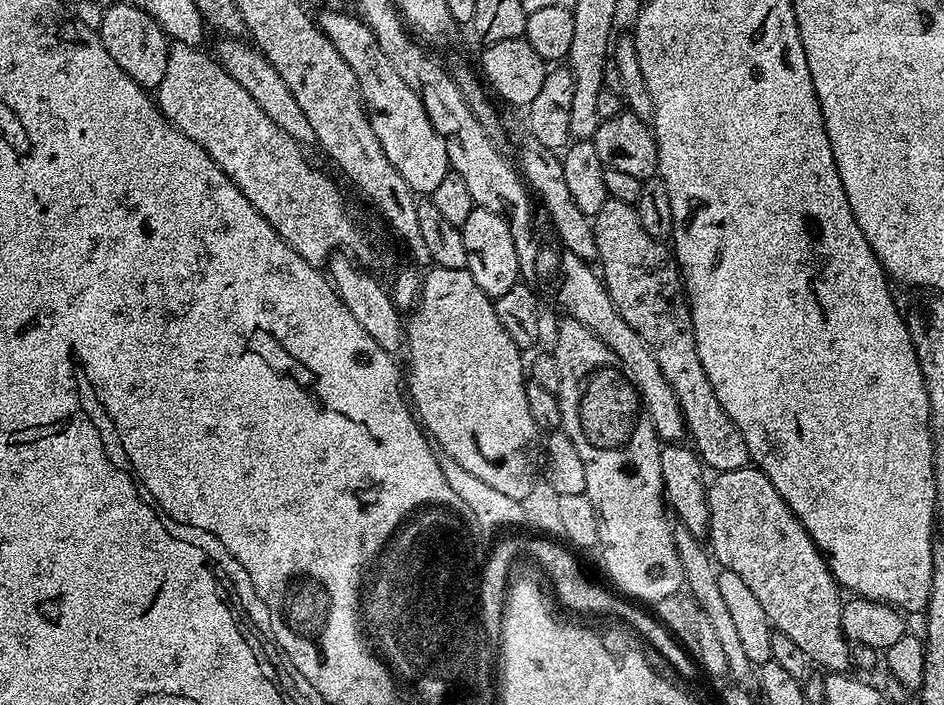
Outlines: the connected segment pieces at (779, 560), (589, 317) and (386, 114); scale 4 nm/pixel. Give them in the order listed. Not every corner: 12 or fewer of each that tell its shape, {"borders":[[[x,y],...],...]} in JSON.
{"borders":[[[774,482],[708,484],[706,544],[773,629],[853,667],[842,589]],[[556,260],[556,300],[614,354],[656,435],[684,414],[652,347],[622,318],[597,269]],[[359,16],[320,29],[360,83],[394,170],[431,194],[450,171],[419,91]]]}

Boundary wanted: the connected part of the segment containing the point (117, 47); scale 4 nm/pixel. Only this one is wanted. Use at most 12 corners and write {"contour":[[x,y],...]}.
{"contour":[[138,6],[104,8],[106,54],[145,90],[160,87],[170,38]]}

